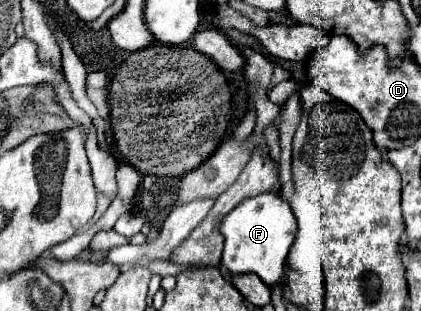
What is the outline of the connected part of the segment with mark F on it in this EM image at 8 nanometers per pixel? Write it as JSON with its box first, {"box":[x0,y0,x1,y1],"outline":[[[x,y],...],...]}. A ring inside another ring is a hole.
{"box":[219,191,297,285],"outline":[[[269,191],[251,199],[243,199],[223,217],[219,225],[219,233],[223,235],[221,263],[231,275],[255,273],[263,283],[275,285],[285,275],[285,257],[295,239],[295,231],[297,225],[291,207],[279,193]]]}

